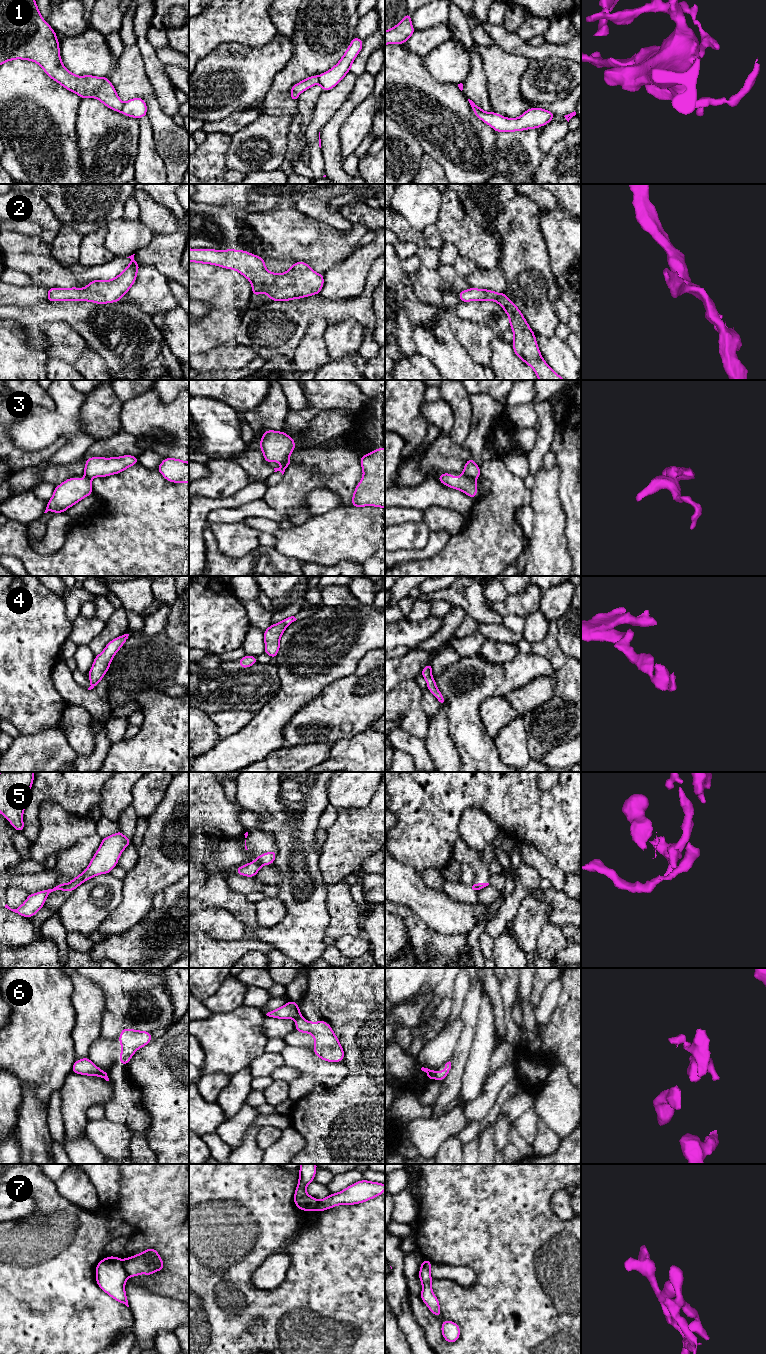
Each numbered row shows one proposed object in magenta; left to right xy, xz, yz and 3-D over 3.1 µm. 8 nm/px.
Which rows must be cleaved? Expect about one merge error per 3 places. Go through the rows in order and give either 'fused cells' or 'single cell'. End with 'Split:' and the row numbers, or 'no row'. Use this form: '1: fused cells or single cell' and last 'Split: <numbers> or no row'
1: fused cells
2: single cell
3: fused cells
4: single cell
5: fused cells
6: fused cells
7: fused cells
Split: 1, 3, 5, 6, 7

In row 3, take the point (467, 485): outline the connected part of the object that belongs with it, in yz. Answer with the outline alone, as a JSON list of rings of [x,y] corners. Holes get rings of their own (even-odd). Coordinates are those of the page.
[[[443,473],[437,479],[444,485],[457,489],[465,493],[471,498],[477,495],[477,484],[475,479],[466,476],[454,477],[451,473]]]

